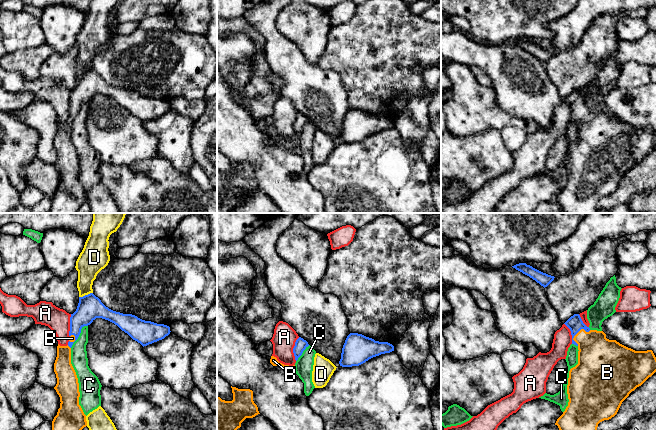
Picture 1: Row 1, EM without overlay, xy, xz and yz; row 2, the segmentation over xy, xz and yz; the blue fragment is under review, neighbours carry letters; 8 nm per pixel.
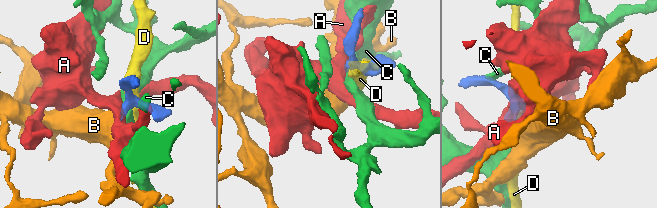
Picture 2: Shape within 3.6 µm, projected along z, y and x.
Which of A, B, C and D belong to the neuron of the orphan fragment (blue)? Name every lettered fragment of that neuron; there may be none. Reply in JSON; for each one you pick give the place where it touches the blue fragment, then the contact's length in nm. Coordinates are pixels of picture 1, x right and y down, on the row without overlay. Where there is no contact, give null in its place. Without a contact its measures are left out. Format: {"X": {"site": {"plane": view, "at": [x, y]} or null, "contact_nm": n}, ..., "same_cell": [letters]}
{"B": {"site": {"plane": "yz", "at": [580, 105]}, "contact_nm": 170}, "same_cell": ["B"]}

